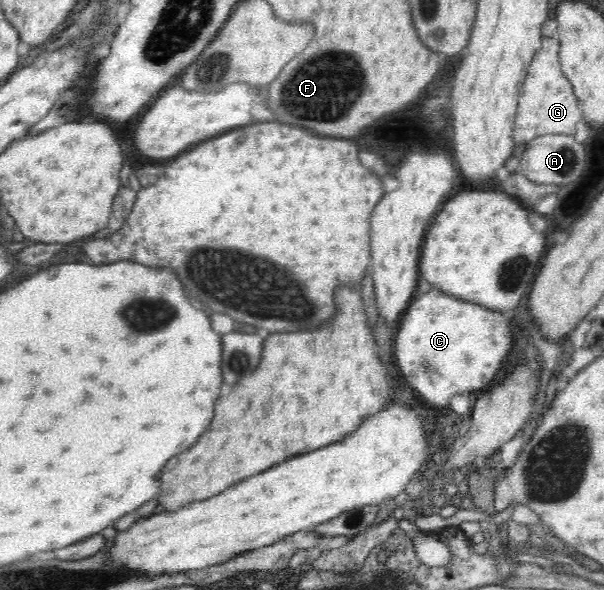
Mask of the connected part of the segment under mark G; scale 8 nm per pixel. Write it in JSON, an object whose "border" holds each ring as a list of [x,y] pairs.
{"border":[[[542,36],[541,49],[533,56],[518,97],[517,113],[511,135],[515,143],[527,144],[544,134],[574,135],[576,132],[576,124],[581,120],[582,111],[579,108],[578,98],[574,94],[574,87],[561,69],[558,51],[559,39],[556,36]]]}

